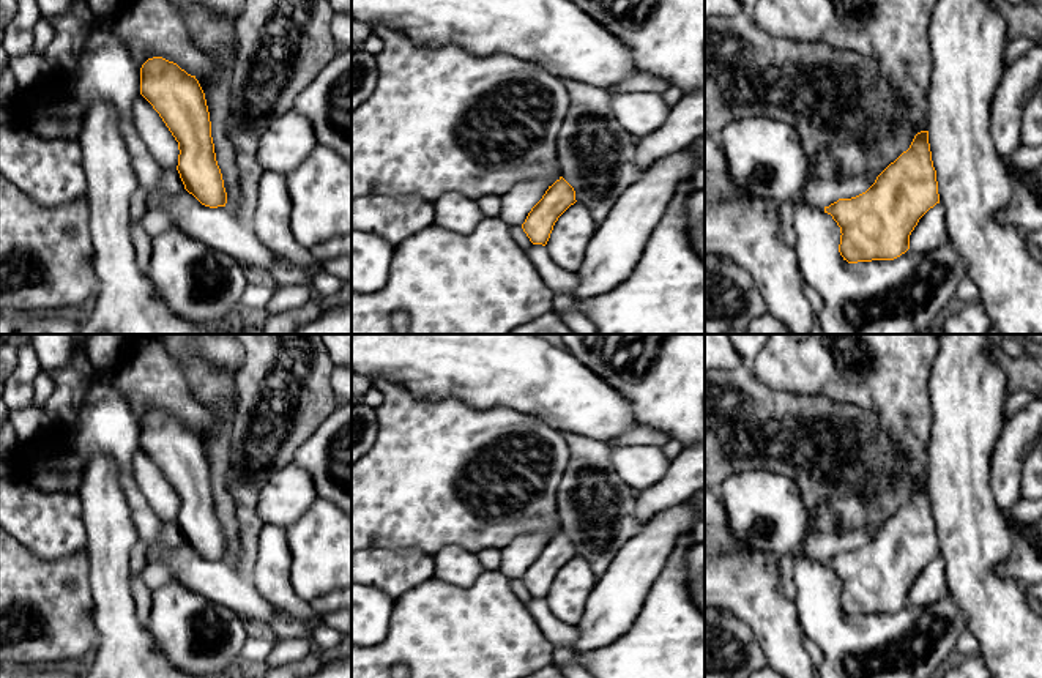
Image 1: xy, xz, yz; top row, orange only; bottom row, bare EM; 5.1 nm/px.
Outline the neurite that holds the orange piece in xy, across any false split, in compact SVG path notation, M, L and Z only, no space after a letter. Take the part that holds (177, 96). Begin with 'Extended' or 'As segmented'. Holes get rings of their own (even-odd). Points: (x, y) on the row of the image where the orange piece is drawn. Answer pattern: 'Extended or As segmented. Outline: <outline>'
Extended. Outline: M169 0L183 16L199 50L216 60L205 88L195 76L162 57L148 58L140 68L140 95L159 114L178 142L177 170L184 189L210 208L229 207L235 214L240 205L240 184L235 166L235 148L227 134L230 114L230 73L238 52L238 36L229 19L211 11L197 0Z

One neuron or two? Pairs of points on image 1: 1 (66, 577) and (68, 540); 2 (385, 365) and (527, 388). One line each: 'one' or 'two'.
1: two
2: one

